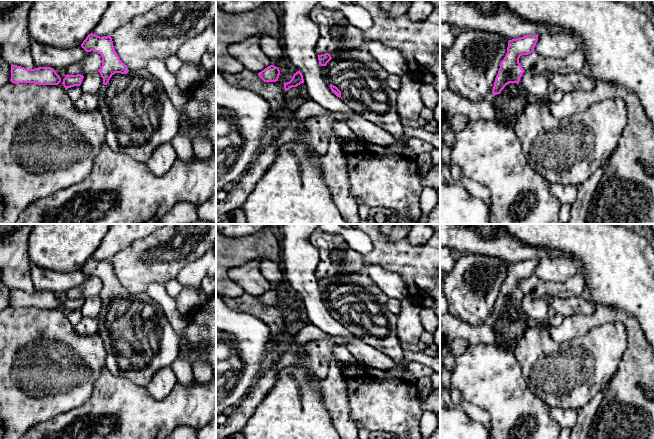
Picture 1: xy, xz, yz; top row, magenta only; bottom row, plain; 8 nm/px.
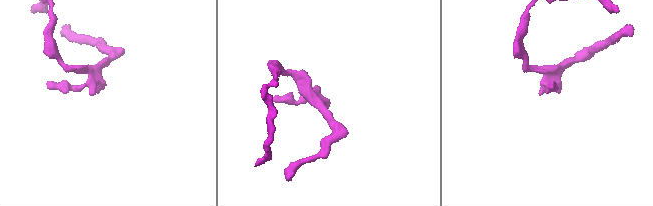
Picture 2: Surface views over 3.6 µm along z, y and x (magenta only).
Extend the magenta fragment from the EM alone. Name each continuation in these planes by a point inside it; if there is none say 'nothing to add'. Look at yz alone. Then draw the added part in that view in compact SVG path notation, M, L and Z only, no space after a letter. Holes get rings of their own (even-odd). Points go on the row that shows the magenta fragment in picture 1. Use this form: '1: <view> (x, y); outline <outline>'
1: yz (511, 102); outline M509 83L500 94L489 95L490 101L497 109L496 119L507 126L515 127L516 119L526 109L527 92L517 83Z

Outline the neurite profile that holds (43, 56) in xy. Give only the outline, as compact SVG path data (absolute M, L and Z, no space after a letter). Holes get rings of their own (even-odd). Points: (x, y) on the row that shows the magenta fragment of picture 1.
M30 38L30 52L35 68L51 67L55 71L66 69L69 65L81 62L87 52L81 47L57 48L38 43Z

